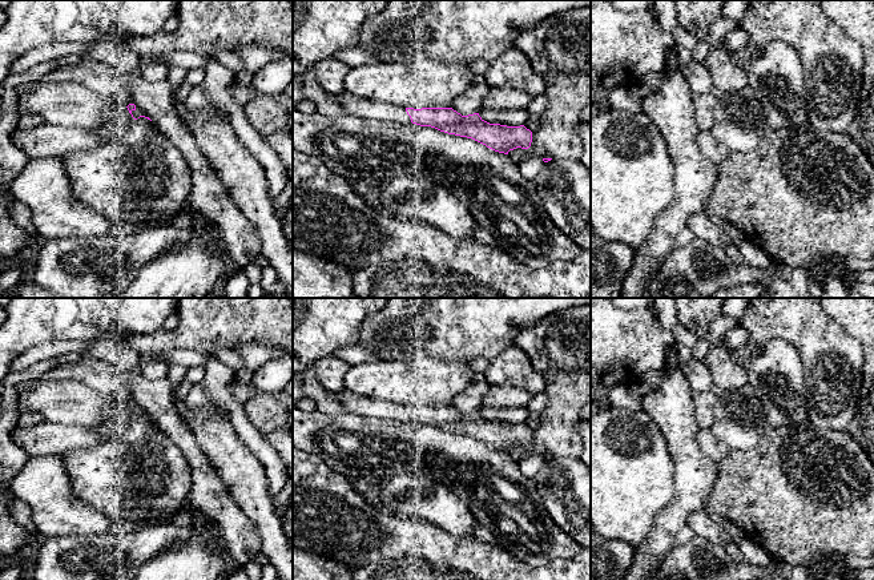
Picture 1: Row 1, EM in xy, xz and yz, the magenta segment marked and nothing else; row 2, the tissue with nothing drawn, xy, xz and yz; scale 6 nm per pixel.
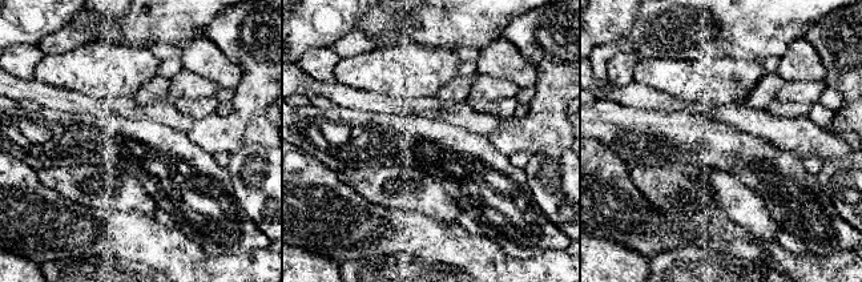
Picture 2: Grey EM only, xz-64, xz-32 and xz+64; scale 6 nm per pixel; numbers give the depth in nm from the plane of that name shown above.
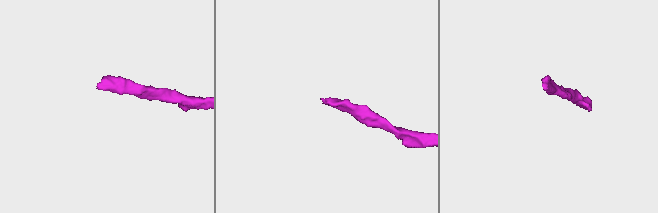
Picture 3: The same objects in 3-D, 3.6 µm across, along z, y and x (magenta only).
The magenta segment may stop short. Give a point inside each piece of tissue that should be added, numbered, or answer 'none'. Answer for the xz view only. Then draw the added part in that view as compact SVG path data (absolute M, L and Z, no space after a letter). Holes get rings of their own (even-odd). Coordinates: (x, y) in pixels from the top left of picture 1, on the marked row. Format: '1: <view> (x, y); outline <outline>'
1: xz (353, 105); outline M347 93L330 94L334 102L345 109L346 114L371 118L379 121L391 121L398 124L412 124L404 108L391 104L378 104L371 100L361 98Z

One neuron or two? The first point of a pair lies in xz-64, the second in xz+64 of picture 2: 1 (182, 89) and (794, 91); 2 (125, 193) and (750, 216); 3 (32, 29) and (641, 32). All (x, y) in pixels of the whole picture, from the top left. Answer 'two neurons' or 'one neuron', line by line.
1: one neuron
2: one neuron
3: two neurons

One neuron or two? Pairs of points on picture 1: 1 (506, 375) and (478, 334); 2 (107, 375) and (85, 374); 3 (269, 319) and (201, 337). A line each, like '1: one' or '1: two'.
1: two
2: one
3: one

